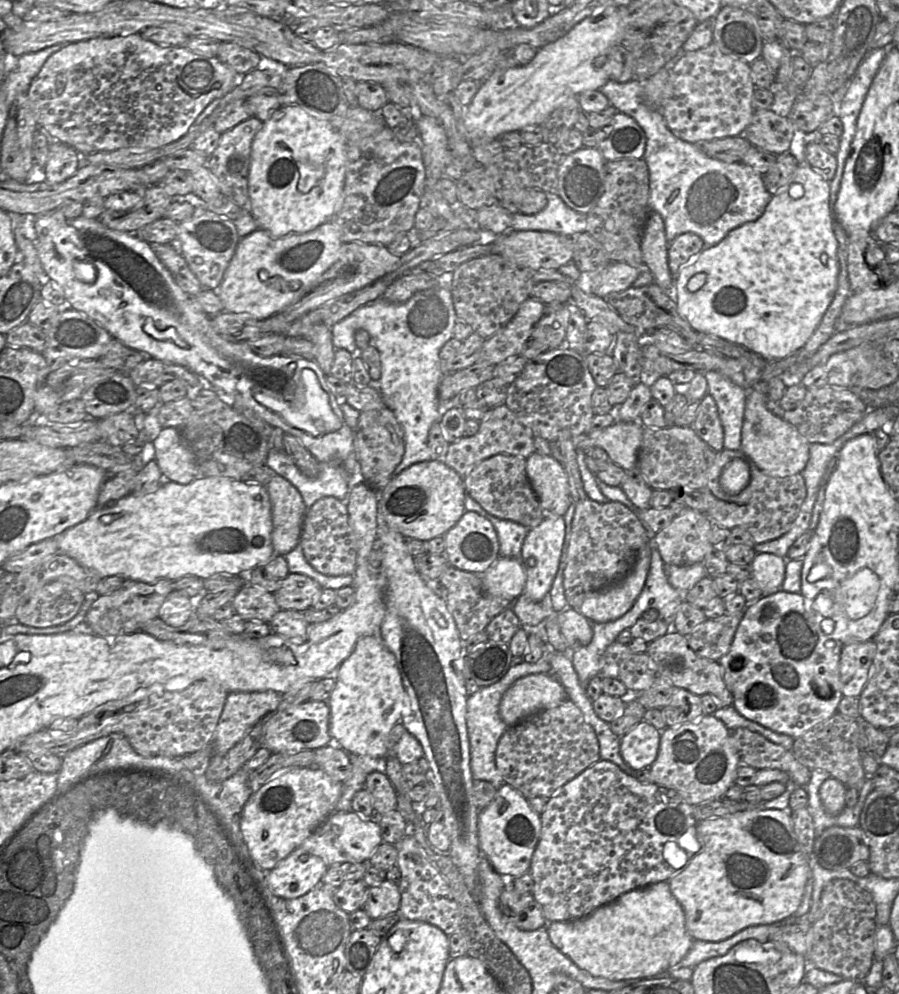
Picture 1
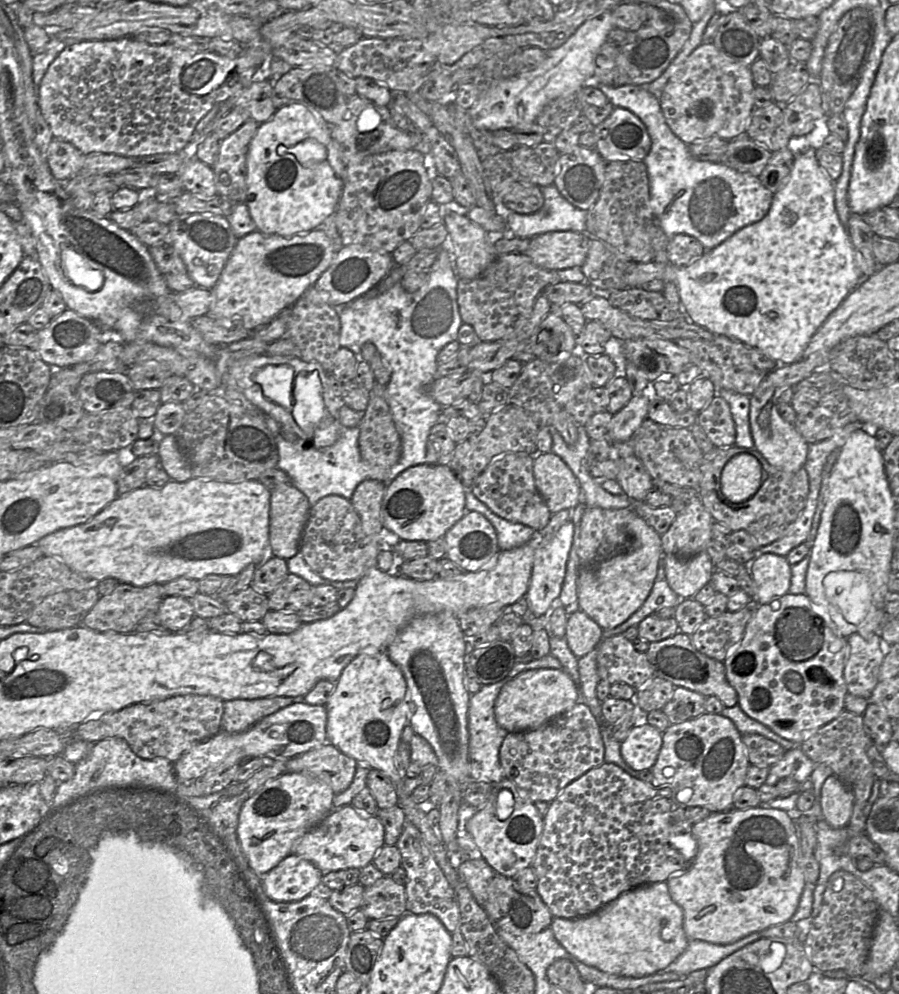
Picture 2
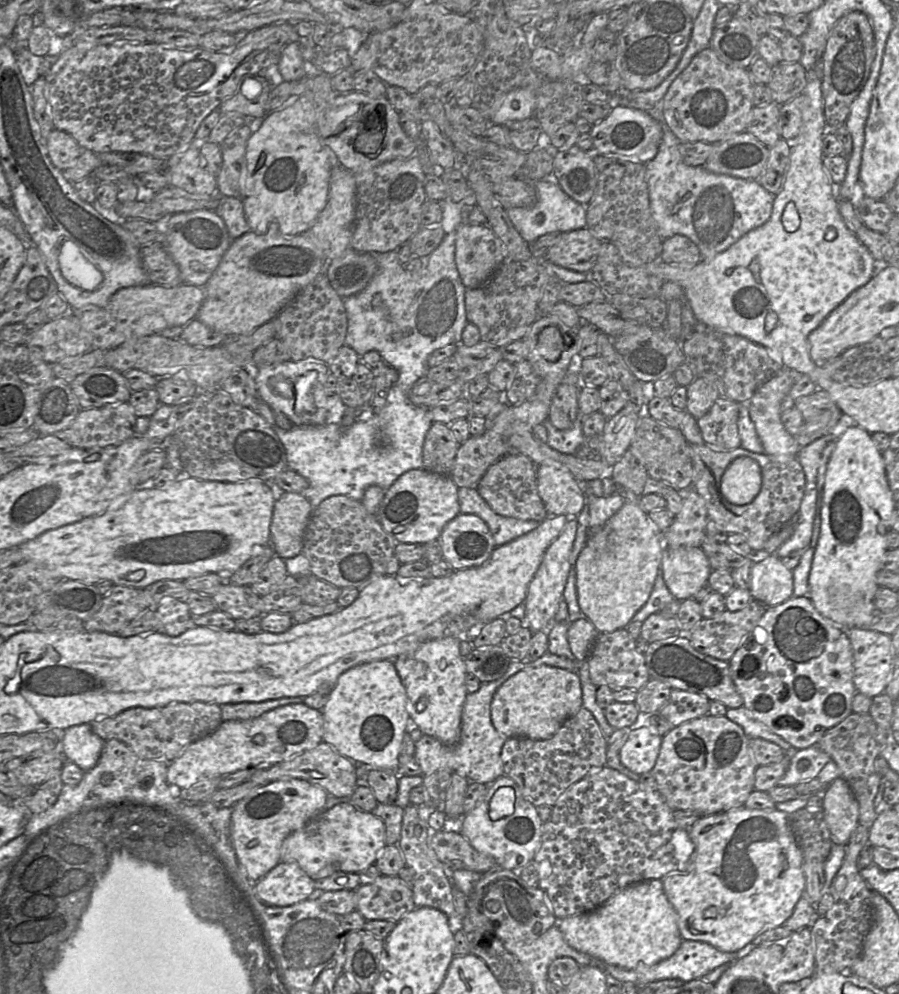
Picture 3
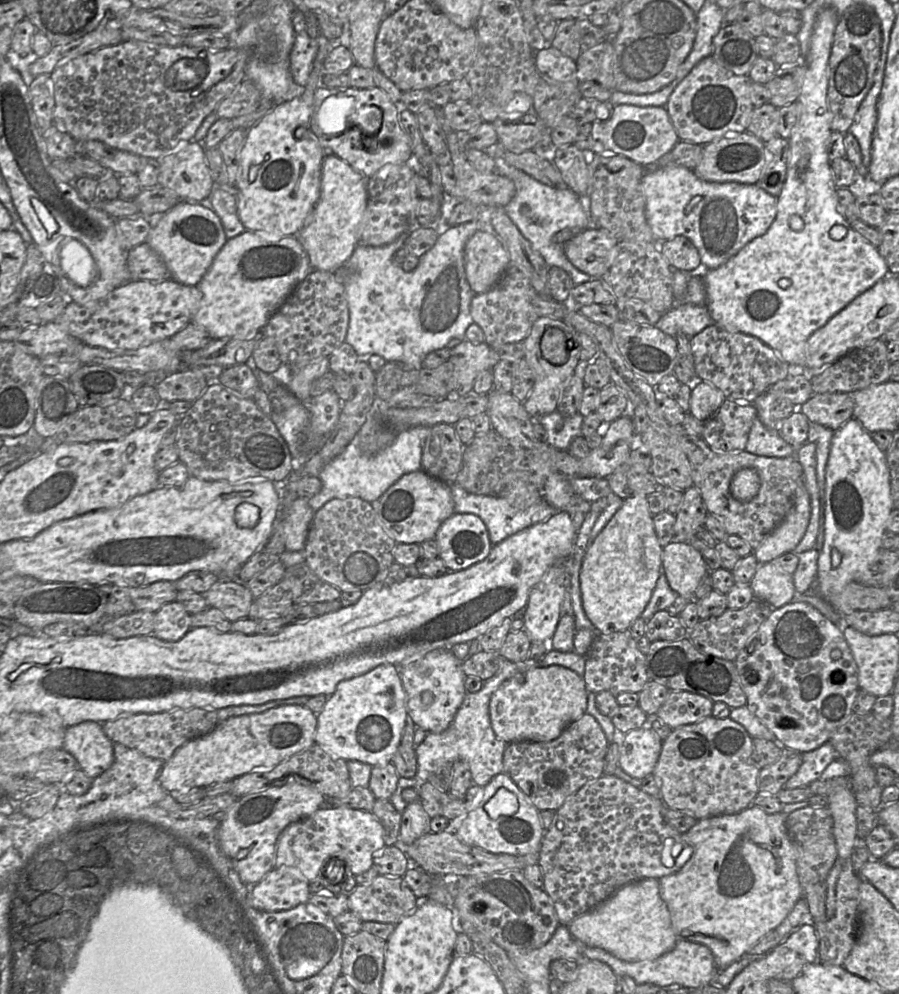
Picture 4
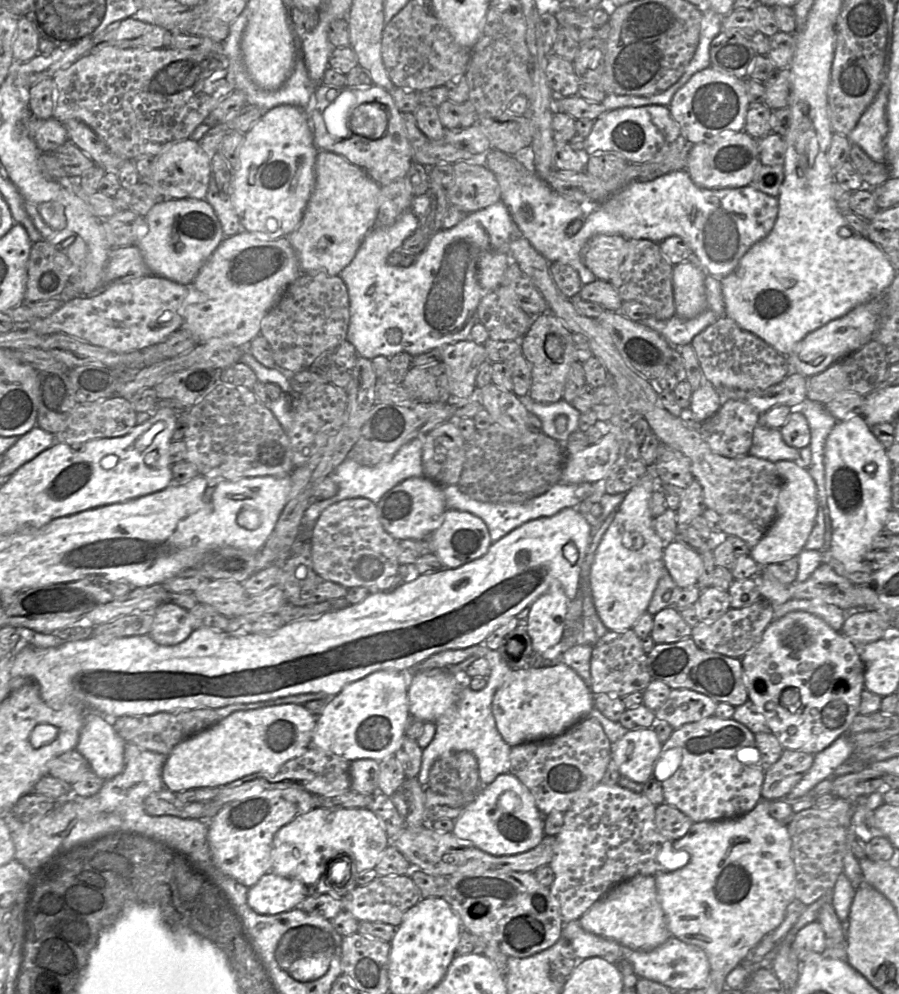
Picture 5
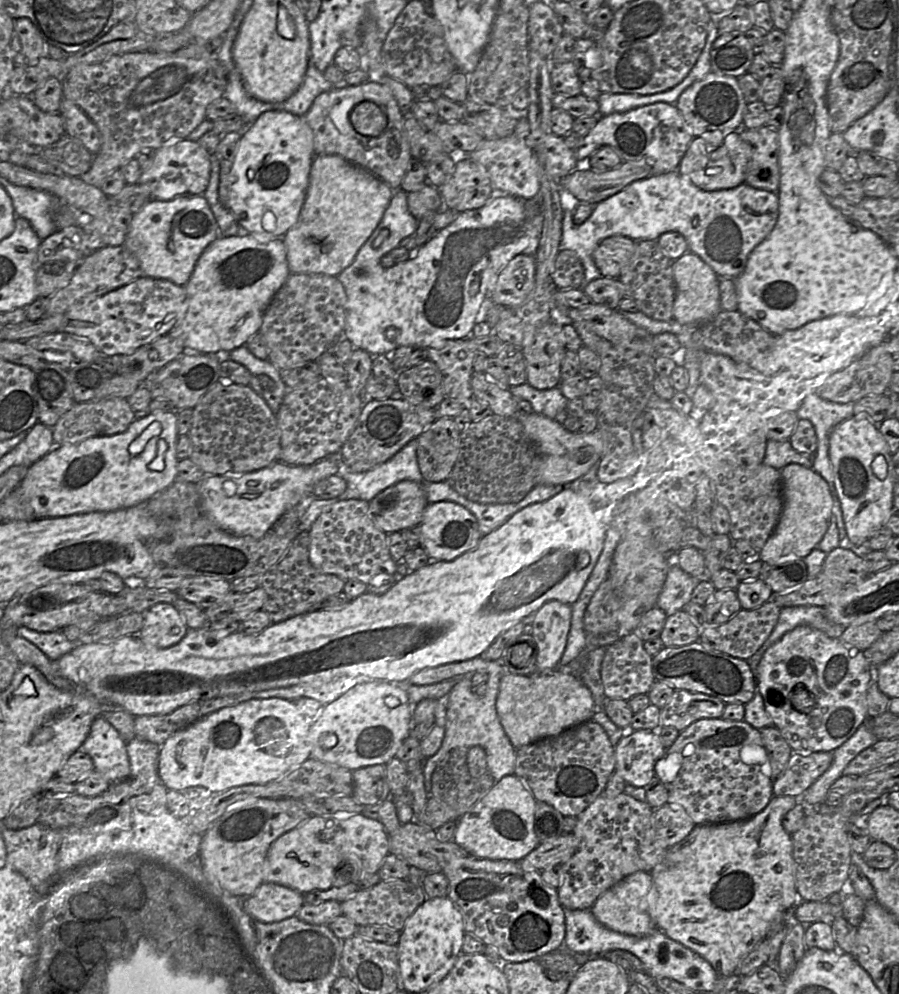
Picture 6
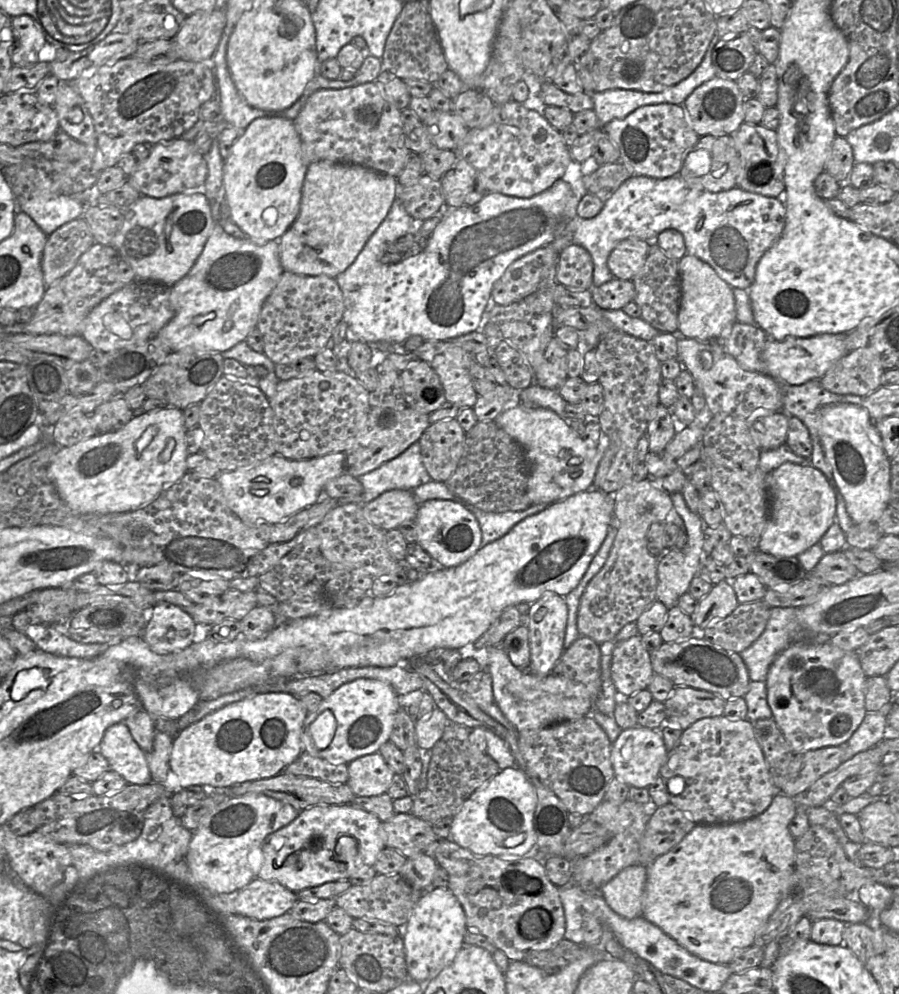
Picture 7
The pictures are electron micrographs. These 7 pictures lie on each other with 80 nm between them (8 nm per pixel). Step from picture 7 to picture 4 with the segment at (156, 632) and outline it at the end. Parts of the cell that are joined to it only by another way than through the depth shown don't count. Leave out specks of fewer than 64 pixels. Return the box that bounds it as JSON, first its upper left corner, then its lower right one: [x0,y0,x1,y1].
[152,601,191,641]

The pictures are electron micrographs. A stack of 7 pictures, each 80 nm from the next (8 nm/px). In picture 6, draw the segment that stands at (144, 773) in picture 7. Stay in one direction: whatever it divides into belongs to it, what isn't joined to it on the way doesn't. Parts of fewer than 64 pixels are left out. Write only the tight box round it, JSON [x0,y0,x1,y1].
[79,716,131,783]

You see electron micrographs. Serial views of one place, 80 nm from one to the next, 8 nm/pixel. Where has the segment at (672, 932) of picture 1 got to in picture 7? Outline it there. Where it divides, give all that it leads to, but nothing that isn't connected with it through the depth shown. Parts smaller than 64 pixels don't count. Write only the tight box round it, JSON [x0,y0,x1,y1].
[600,865,646,919]

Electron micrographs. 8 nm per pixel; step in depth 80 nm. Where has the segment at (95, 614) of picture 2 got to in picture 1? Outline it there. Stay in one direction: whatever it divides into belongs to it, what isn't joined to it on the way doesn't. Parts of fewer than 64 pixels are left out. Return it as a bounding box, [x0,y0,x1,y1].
[85,579,174,636]

